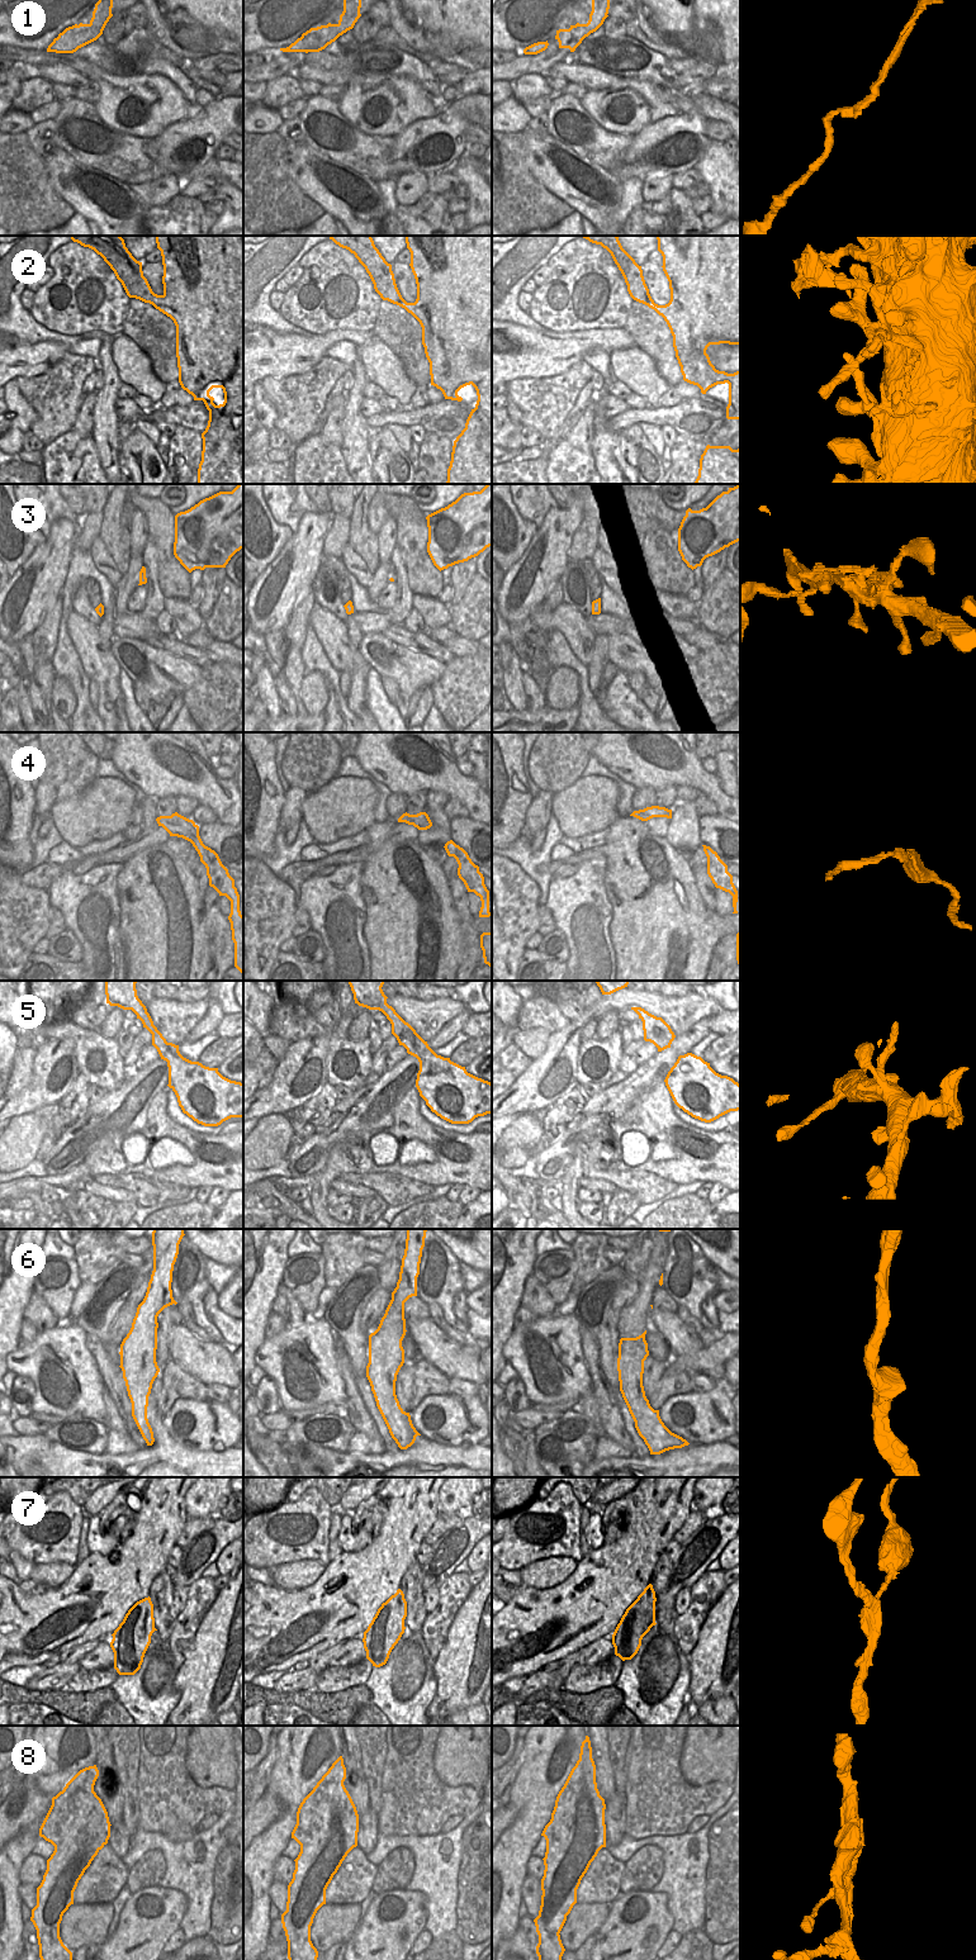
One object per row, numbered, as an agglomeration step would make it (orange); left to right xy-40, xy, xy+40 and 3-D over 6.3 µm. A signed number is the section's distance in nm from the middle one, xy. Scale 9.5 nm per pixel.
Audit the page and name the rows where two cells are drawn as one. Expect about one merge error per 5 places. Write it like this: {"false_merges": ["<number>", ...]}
{"false_merges": ["7", "8"]}

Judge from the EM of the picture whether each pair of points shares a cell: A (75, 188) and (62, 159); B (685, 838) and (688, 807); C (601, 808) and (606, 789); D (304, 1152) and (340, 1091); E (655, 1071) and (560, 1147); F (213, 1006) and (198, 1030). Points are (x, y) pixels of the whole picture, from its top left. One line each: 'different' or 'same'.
A: same
B: same
C: same
D: different
E: same
F: same

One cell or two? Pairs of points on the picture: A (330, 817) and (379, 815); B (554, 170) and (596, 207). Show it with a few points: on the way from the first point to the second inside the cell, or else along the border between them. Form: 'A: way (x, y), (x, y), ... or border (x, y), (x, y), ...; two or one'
A: border (374, 784), (378, 802), (373, 820); two
B: way (564, 179), (586, 197); one

